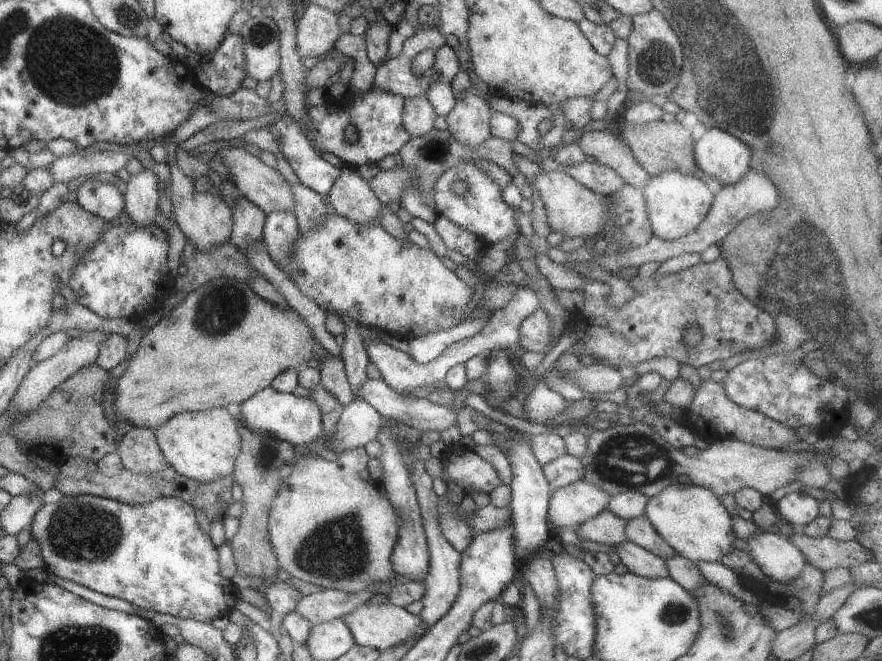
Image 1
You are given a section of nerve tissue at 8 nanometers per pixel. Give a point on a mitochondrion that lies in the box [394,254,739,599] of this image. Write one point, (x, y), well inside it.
(630, 460)

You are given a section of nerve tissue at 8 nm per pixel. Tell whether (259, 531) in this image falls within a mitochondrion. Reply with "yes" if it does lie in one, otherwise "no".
no

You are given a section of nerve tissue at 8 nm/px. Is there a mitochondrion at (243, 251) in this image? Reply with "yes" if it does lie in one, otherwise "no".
no

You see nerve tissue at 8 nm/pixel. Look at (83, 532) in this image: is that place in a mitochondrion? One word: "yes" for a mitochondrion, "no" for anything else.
yes

